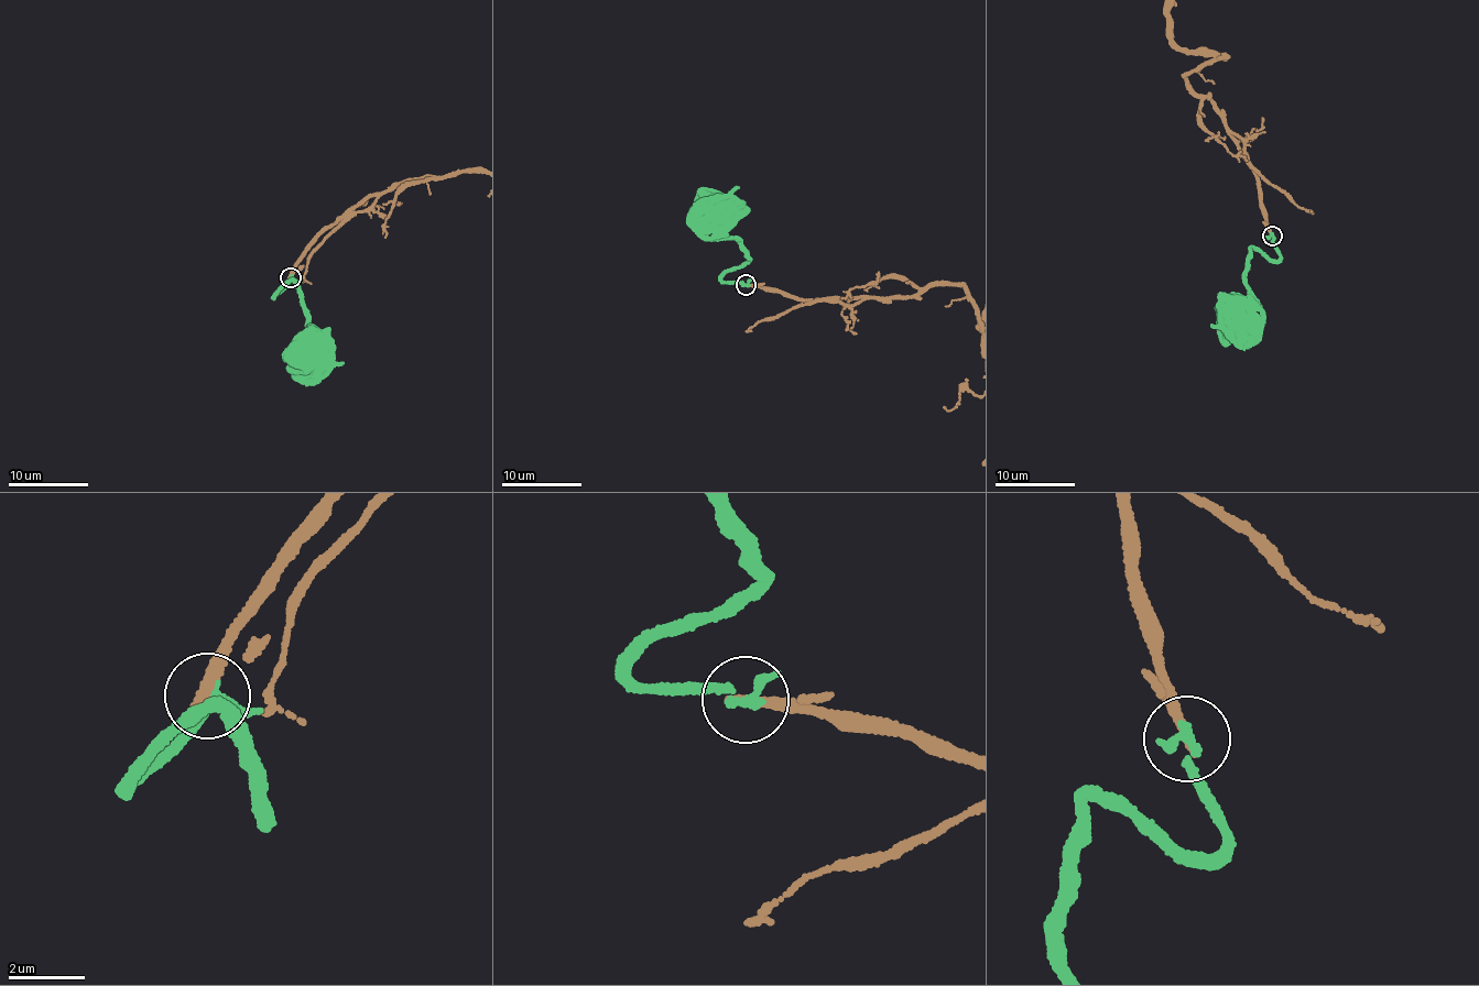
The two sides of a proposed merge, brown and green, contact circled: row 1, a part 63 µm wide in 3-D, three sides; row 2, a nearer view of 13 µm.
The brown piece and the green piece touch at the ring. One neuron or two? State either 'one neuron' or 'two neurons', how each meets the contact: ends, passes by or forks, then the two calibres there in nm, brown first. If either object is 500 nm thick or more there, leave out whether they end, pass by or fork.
two neurons; brown ends; green passes by; calibres 300 and 200 nm

